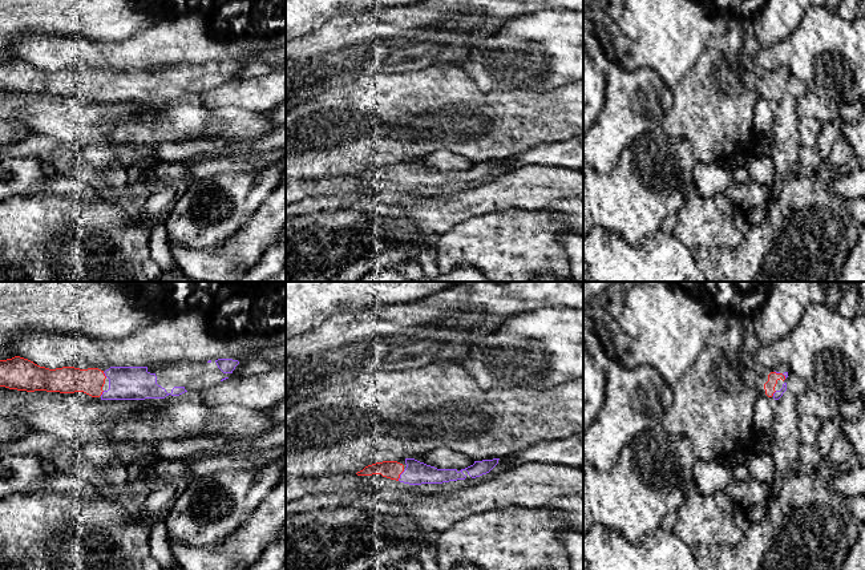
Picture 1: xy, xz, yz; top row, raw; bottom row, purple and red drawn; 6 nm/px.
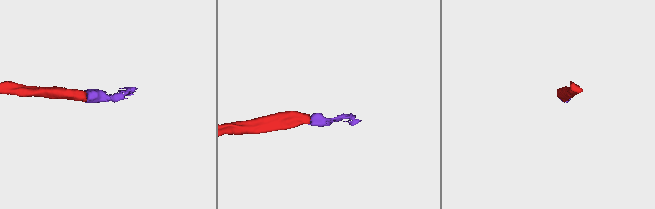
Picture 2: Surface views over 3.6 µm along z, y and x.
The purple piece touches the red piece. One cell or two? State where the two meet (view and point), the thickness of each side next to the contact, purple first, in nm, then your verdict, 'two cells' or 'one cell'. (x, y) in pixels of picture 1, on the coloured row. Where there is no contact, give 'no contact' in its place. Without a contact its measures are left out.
xz (400, 476) | 140/110 nm | one cell

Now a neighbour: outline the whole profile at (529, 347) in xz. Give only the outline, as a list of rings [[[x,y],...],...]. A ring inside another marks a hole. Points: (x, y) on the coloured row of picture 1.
[[[541,308],[508,318],[497,330],[488,331],[458,353],[465,371],[482,389],[493,387],[549,389],[583,376],[583,310]]]

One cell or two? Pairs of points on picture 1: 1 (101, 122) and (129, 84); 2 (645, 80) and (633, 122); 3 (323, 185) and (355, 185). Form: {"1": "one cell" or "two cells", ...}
{"1": "two cells", "2": "one cell", "3": "one cell"}

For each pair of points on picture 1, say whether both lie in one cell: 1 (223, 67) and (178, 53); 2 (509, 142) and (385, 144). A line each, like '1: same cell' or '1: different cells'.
1: different cells
2: same cell

